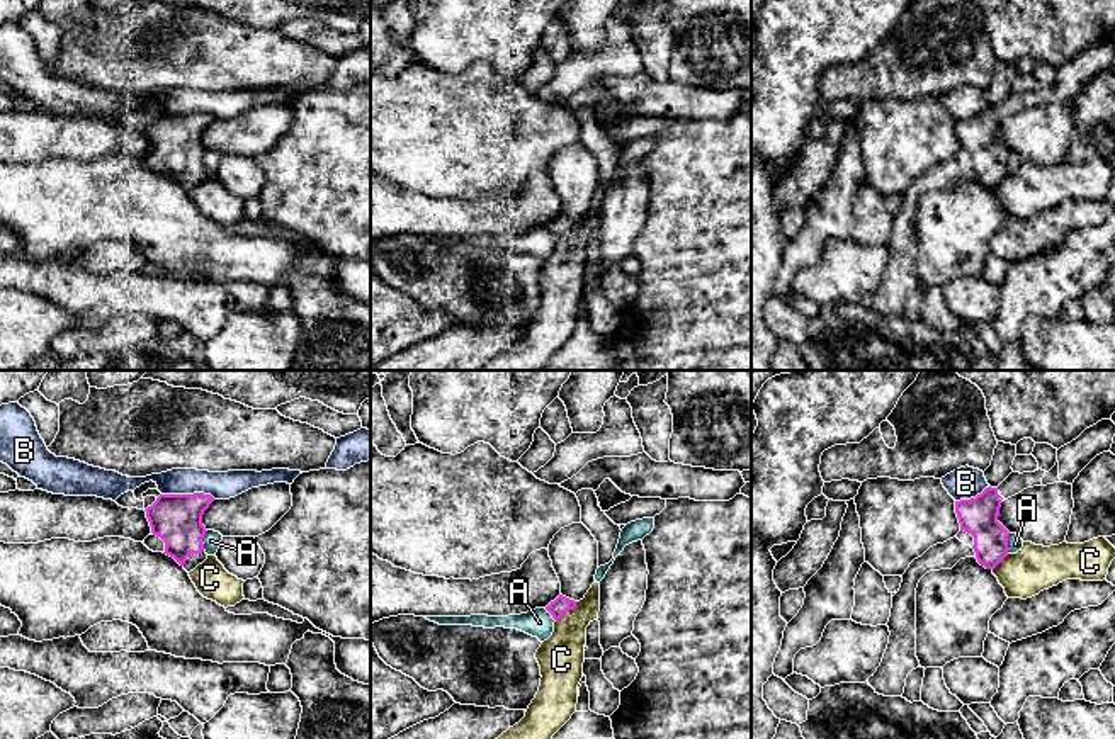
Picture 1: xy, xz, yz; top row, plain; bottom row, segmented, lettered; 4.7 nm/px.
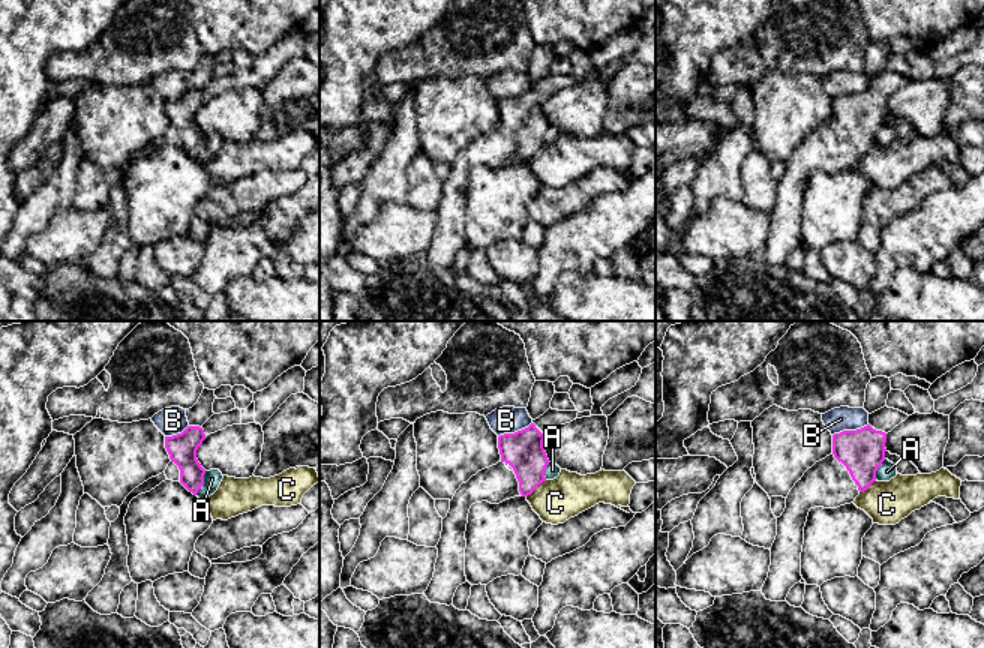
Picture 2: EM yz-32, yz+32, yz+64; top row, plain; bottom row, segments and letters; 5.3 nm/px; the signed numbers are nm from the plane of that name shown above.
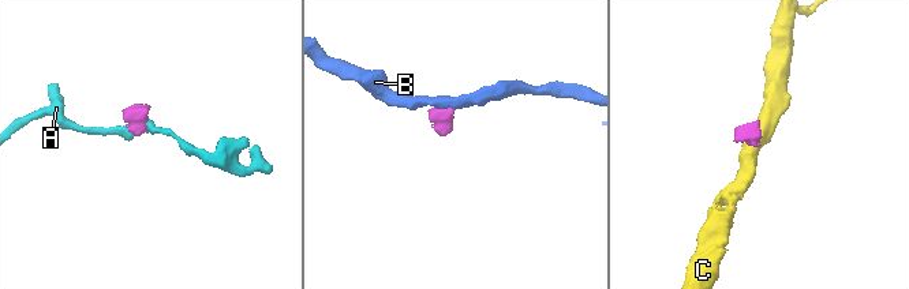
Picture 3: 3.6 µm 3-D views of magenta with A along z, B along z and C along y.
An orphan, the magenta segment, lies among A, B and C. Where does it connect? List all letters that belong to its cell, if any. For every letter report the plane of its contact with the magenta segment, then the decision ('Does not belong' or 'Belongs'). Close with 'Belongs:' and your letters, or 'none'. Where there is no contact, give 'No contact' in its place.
A: Touches magenta in xy. Does not belong
B: Touches magenta in xy. Does not belong
C: Touches magenta in xz. Does not belong
Belongs: none

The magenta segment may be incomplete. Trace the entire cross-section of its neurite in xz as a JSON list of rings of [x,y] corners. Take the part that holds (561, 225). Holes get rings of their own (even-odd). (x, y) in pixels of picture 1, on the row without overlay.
[[[580,141],[561,148],[549,163],[549,177],[561,202],[561,214],[546,229],[554,240],[585,217],[598,189],[598,161]]]

